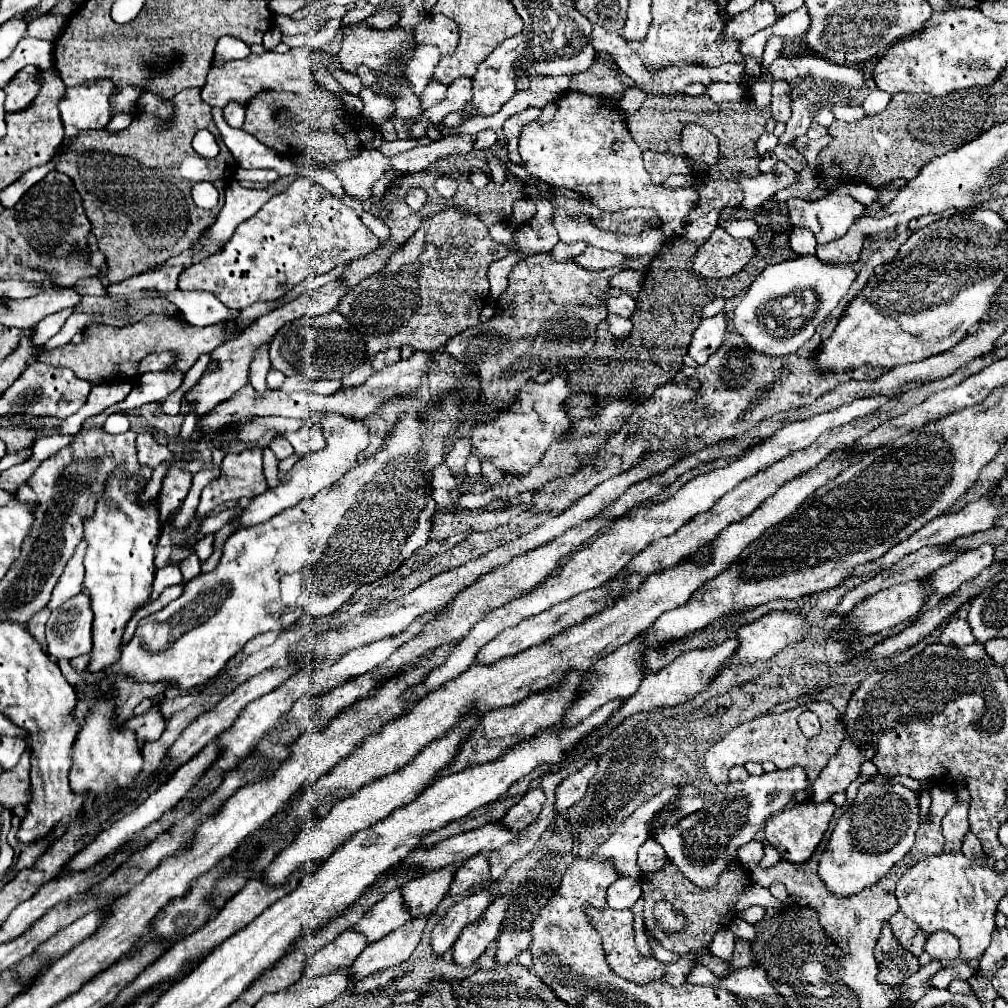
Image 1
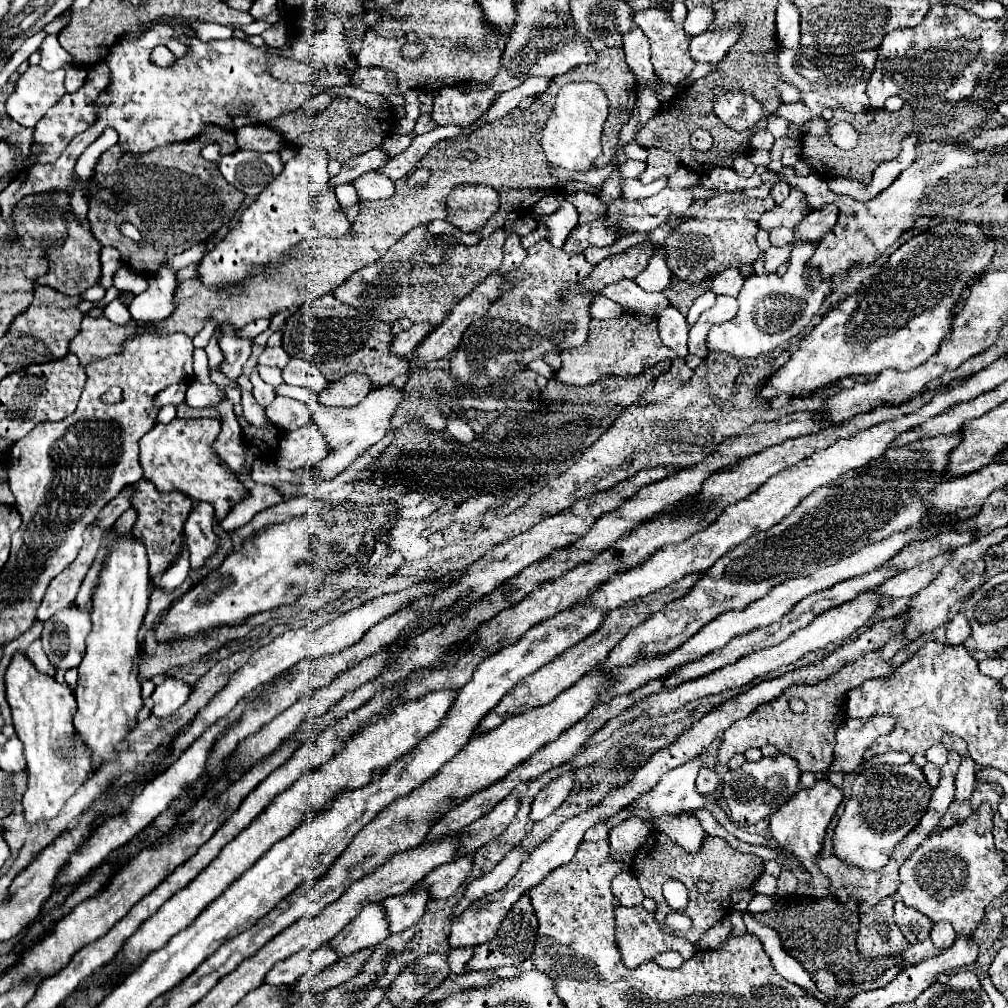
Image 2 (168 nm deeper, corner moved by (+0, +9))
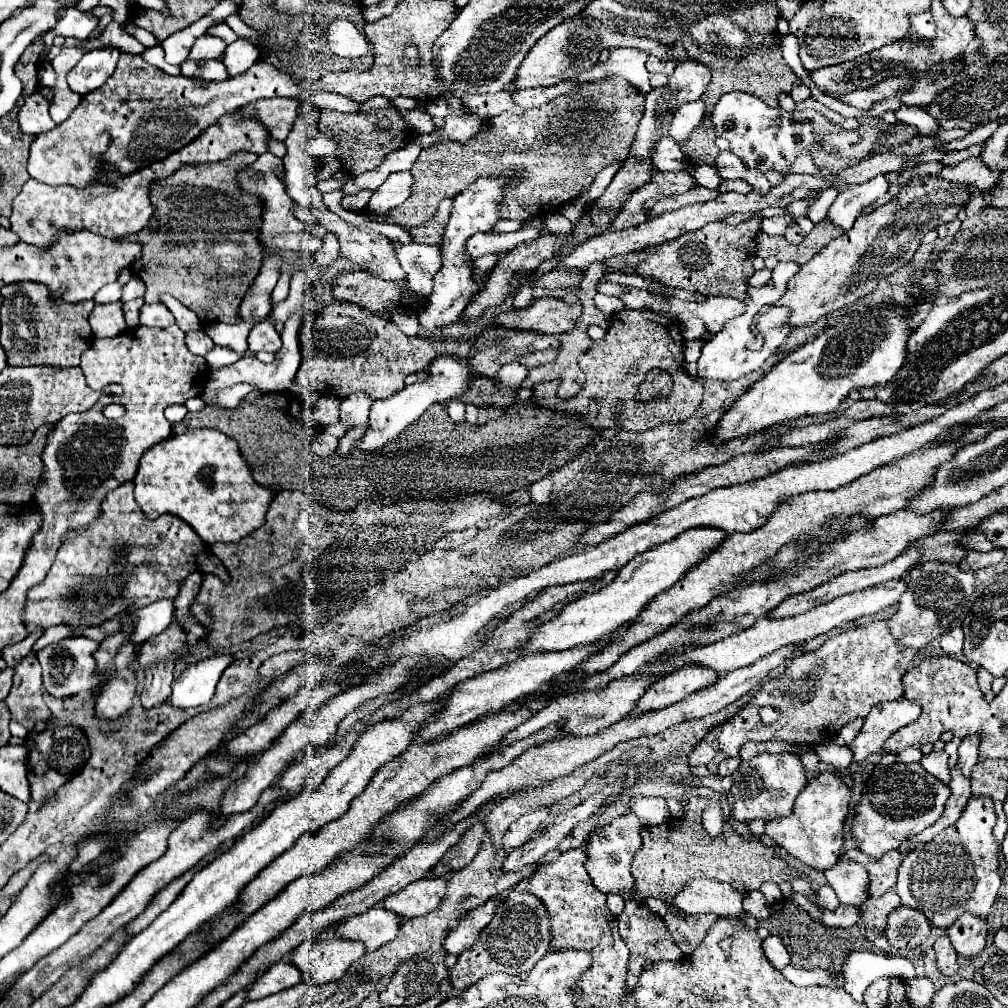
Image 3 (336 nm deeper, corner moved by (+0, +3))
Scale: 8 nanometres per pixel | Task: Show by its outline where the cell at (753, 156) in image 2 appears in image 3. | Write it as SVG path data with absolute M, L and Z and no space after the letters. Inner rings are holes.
M720 151L714 163L718 175L722 179L732 179L732 181L746 181L750 187L754 187L754 192L764 195L770 189L770 181L766 177L760 177L757 169L746 169L742 161L730 151Z

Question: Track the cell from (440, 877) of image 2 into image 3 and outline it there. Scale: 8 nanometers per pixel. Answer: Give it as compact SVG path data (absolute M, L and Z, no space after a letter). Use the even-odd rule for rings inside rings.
M424 877L420 881L410 883L402 891L386 897L382 901L382 907L396 913L402 921L422 917L438 907L444 889L446 889L446 877Z

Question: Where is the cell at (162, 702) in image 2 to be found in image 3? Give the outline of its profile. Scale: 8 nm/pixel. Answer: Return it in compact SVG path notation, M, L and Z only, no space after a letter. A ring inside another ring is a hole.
M212 655L208 659L192 663L174 681L174 691L170 695L170 701L186 709L206 705L216 691L220 675L232 661L234 661L232 655Z

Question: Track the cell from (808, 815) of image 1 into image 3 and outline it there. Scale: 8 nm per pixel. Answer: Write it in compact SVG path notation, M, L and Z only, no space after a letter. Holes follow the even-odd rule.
M824 771L812 777L802 793L796 797L794 811L790 817L772 819L766 823L766 835L772 837L790 855L798 857L802 863L814 869L828 869L838 861L844 845L844 821L848 817L850 789L834 773Z

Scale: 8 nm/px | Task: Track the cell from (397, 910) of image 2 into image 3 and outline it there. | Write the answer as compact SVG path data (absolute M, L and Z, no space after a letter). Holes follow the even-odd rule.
M372 907L362 915L354 915L340 921L336 937L362 941L366 953L370 953L390 943L398 935L398 929L400 929L400 917L396 913L390 913L382 907Z

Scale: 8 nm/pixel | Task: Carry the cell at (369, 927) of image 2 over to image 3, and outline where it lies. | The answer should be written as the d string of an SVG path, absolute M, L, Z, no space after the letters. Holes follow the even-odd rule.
M338 937L316 939L296 947L288 961L296 965L310 985L322 985L344 977L346 969L364 953L356 941L340 941Z

